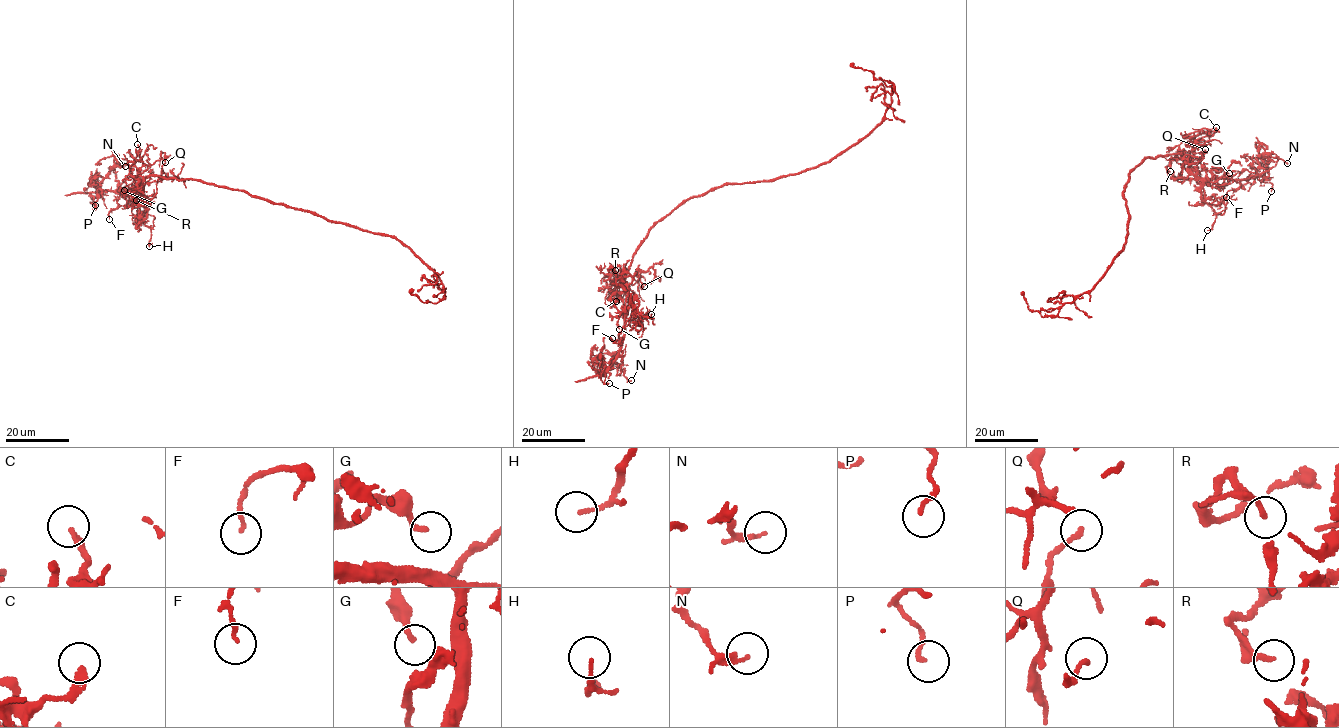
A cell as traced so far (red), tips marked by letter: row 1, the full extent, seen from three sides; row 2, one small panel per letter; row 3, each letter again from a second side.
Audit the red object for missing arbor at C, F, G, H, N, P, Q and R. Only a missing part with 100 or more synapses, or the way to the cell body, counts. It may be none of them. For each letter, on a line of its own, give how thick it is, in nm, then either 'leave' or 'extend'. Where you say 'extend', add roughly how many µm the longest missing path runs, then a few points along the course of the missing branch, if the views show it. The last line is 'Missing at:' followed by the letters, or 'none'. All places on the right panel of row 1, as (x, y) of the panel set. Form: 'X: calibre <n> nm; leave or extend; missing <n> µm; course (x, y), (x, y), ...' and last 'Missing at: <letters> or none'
C: calibre 200 nm; leave
F: calibre 130 nm; leave
G: calibre 190 nm; leave
H: calibre 130 nm; leave
N: calibre 140 nm; leave
P: calibre 140 nm; leave
Q: calibre 160 nm; leave
R: calibre 140 nm; leave
Missing at: none

